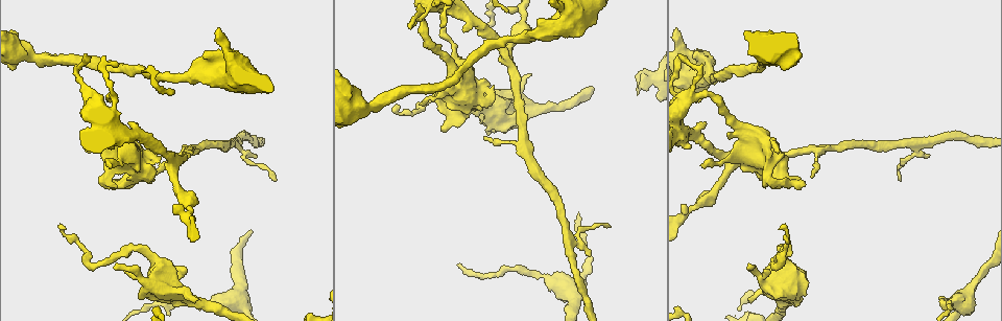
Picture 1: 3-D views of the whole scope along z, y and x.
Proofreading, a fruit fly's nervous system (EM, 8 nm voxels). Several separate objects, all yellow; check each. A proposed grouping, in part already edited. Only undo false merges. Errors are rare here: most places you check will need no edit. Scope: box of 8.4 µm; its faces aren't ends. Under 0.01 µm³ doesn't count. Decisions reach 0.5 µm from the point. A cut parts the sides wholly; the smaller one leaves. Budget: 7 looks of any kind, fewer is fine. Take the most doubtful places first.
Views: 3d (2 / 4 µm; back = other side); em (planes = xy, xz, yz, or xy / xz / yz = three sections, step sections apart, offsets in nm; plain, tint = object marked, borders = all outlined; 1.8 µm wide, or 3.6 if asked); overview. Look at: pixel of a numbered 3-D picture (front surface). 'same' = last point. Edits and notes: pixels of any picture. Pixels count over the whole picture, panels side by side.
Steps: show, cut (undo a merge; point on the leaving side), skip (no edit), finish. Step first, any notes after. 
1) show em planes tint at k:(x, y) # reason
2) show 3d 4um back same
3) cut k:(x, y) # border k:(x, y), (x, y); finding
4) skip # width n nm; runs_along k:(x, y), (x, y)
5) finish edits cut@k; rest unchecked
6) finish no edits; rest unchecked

show em xy step 16 tint at 1:(87, 98) # sharp bend

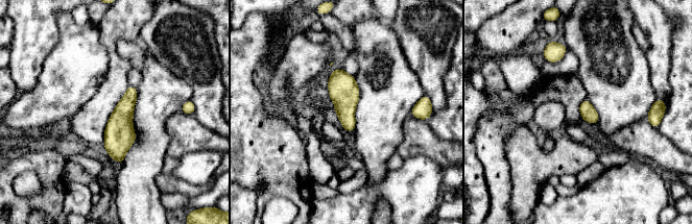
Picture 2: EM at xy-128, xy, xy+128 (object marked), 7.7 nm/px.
show em planes tint same # another direction

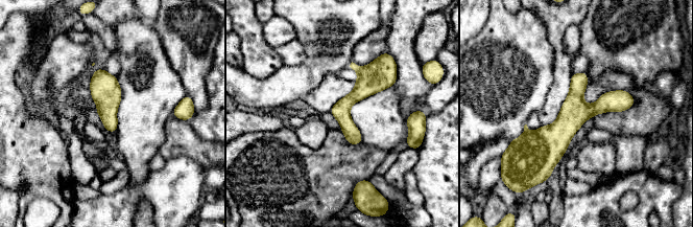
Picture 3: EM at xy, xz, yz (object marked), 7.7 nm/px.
skip # width 140 nm; all the same neuron

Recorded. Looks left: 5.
show em 3.6um xy step 8 tint at 1:(772, 266) # sharp bend

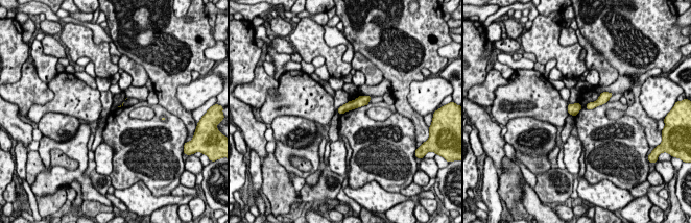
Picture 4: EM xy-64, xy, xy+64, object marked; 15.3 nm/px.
show em 3.6um planes borders same

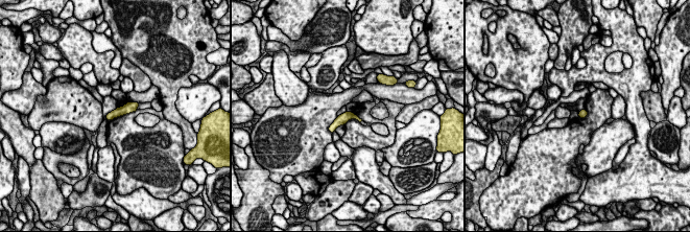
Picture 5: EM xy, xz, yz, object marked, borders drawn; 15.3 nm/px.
skip # runs_along 5:(135, 105), (109, 117); one neuron here

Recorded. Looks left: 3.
show em planes tint at 1:(23, 53)

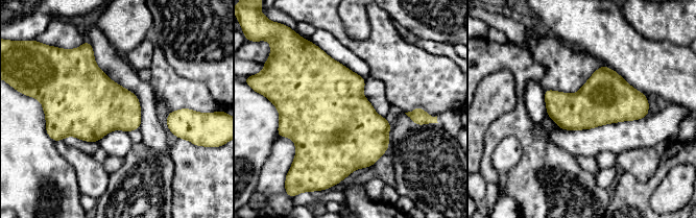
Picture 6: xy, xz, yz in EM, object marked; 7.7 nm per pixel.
skip # width 380 nm; all the same neuron

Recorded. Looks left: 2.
finish no edits; rest unchecked

